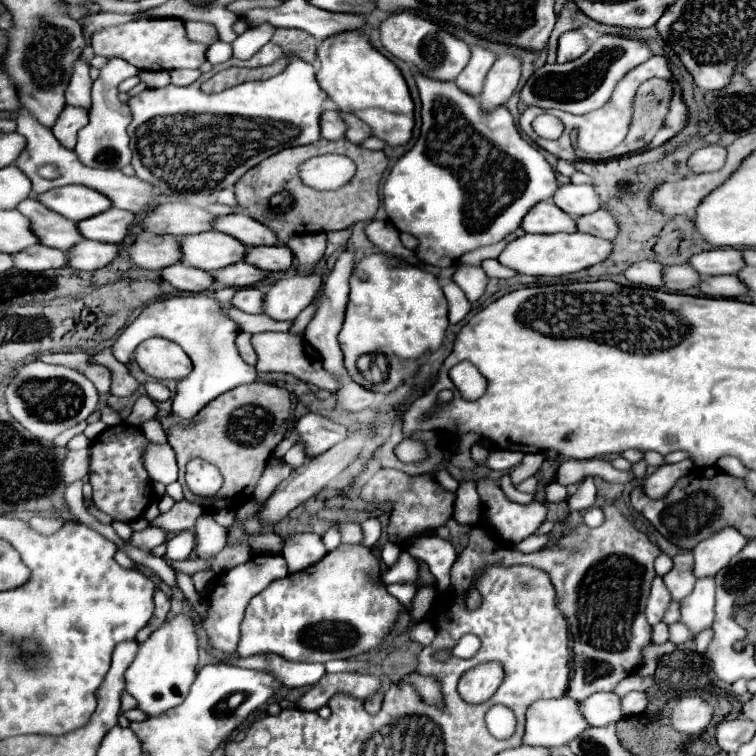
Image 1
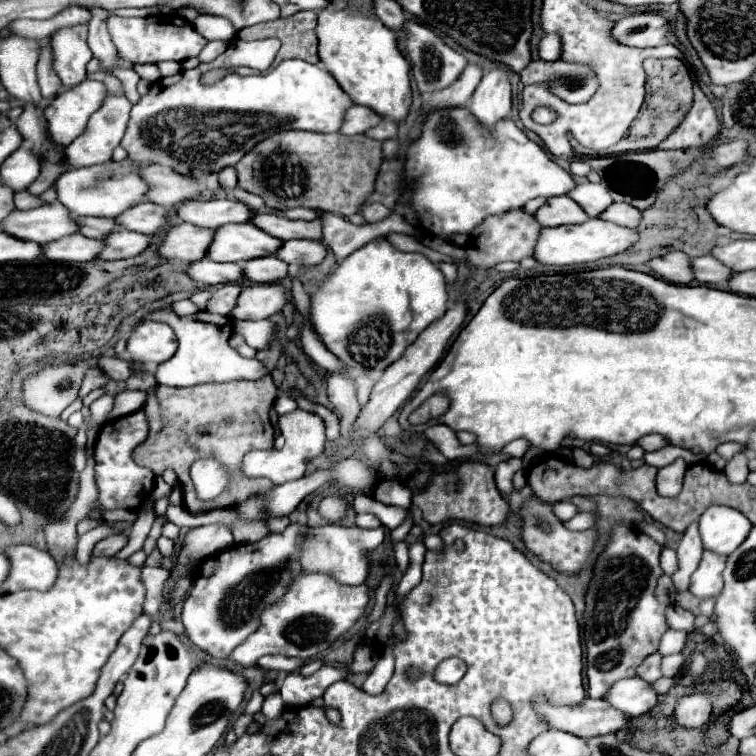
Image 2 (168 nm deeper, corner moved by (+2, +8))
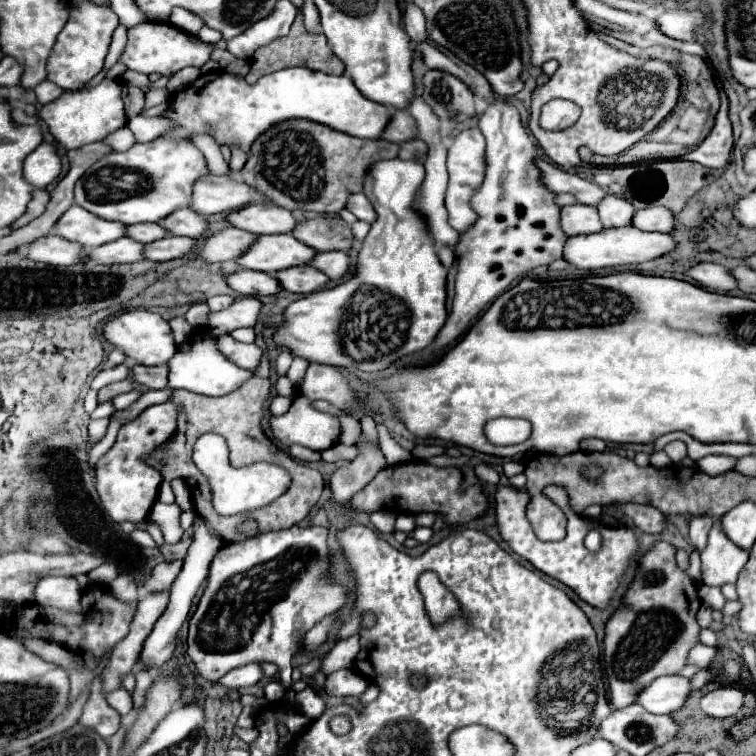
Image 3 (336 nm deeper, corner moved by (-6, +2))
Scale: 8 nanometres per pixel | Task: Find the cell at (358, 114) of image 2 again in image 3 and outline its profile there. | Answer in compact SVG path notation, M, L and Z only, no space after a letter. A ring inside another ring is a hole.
M396 110L396 112L392 112L392 120L390 120L388 128L382 134L384 140L396 142L396 144L412 140L416 136L418 136L416 120L408 114L408 110Z

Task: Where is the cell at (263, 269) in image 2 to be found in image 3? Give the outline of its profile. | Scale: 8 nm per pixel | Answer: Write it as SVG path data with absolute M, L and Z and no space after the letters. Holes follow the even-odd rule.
M296 266L296 268L280 270L274 276L280 280L280 286L284 290L290 290L296 294L316 292L330 282L330 278L326 278L326 274L322 274L320 270L316 270L312 266Z

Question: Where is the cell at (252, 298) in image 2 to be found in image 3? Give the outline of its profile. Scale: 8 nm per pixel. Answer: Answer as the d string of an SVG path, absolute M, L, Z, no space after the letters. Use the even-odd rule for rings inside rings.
M248 296L240 298L226 310L210 312L206 330L208 330L208 334L214 334L214 338L218 338L218 336L230 334L236 328L254 326L258 320L260 308L262 308L262 304L256 298L248 298Z

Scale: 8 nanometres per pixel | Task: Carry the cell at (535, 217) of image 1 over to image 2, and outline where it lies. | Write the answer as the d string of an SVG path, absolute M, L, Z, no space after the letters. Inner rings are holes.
M568 196L548 198L544 206L540 206L534 218L542 226L562 226L562 224L582 224L588 220L586 212Z

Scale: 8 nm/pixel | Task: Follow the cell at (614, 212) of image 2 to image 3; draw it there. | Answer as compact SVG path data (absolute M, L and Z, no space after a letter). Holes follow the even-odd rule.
M654 206L638 210L632 224L648 232L672 232L676 226L676 216L672 210L666 210L664 206Z

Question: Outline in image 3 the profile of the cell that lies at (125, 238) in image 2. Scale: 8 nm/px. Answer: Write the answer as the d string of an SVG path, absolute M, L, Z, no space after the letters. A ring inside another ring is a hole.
M164 236L162 240L156 240L152 244L146 244L144 252L148 260L154 262L166 262L166 260L174 260L174 258L182 258L186 254L190 254L190 250L198 244L198 240L194 238L186 238L186 236Z

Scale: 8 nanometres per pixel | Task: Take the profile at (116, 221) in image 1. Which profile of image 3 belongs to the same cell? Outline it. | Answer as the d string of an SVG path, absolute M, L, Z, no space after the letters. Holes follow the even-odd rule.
M182 208L182 210L176 210L174 214L170 214L162 226L170 232L170 234L176 234L176 236L188 236L188 238L200 238L206 228L208 228L208 222L202 214L198 214L196 210L192 208Z

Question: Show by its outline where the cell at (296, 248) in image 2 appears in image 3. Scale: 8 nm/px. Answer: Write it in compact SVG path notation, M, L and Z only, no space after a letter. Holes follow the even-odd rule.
M338 250L338 252L320 252L320 254L316 254L312 266L322 270L332 280L338 280L338 278L346 276L346 272L350 268L350 256L348 256L348 252L342 252L342 250Z

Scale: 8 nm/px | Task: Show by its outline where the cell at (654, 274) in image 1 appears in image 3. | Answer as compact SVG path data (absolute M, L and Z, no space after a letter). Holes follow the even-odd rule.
M718 264L694 266L694 270L690 270L688 276L708 290L718 290L718 292L736 290L736 282L734 282L732 272L724 266L718 266Z

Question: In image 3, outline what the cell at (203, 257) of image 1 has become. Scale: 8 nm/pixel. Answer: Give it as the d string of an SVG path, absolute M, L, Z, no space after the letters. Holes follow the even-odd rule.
M272 234L256 238L250 250L236 262L242 268L276 274L278 270L286 270L292 266L306 266L314 260L316 254L318 250L306 246L304 242L298 242L292 234Z

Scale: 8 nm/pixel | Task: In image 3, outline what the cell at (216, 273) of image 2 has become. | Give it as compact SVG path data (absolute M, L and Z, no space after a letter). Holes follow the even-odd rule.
M238 270L236 274L230 274L226 278L230 288L244 296L268 296L278 294L282 286L278 286L278 280L266 272L254 272L254 270Z

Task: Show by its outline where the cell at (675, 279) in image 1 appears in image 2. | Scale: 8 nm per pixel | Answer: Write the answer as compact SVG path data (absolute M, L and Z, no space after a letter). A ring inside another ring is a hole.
M712 256L694 258L692 272L694 272L694 278L702 284L726 284L728 276L732 274L730 268L726 268L722 262L718 262Z

